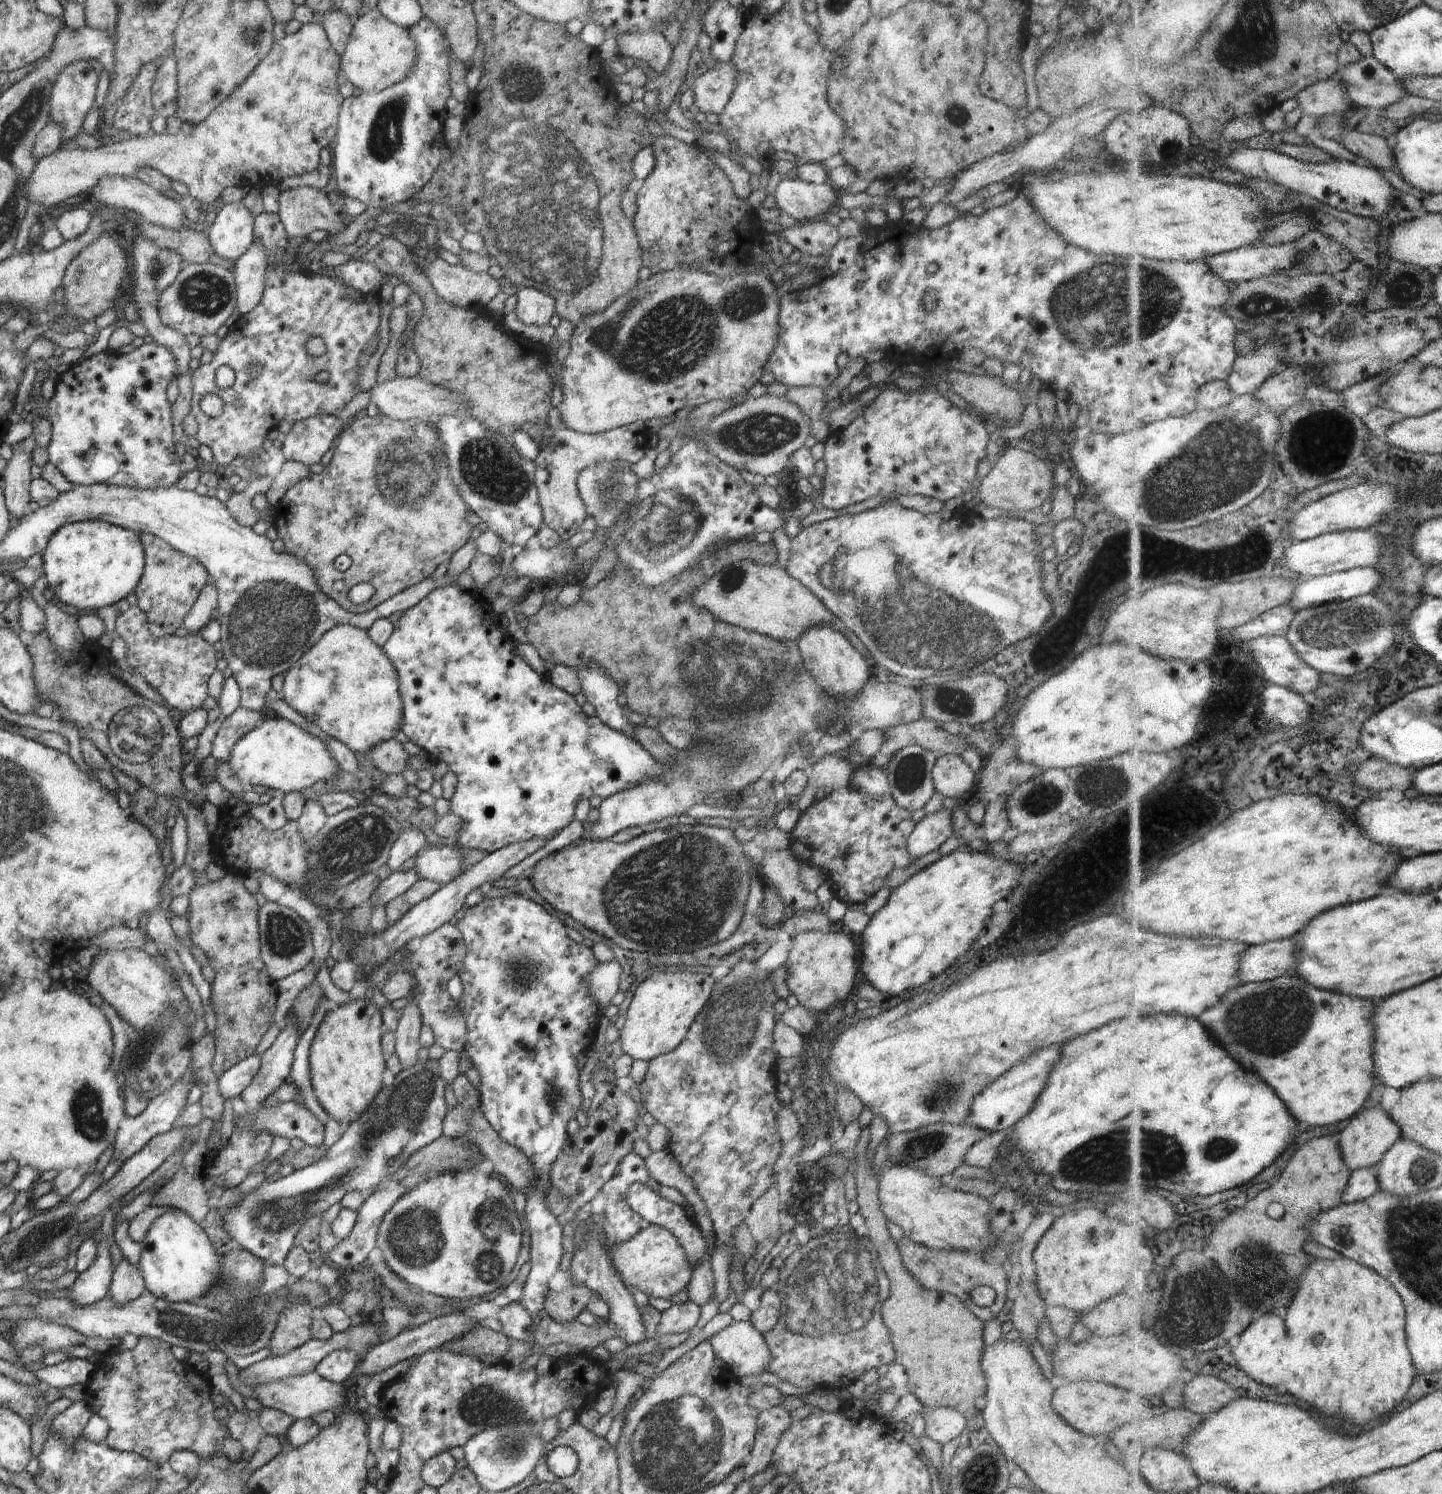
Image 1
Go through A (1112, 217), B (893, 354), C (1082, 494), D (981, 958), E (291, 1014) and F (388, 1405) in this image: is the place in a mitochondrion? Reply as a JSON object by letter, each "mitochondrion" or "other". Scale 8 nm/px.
{"A":"other","B":"other","C":"other","D":"other","E":"other","F":"other"}

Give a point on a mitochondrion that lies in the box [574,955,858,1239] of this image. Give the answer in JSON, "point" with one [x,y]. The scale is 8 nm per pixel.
{"point":[726,1039]}

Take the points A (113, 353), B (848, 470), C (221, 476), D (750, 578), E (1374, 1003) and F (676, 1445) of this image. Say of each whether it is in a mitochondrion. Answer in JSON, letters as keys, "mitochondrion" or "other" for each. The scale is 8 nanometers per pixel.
{"A":"other","B":"other","C":"other","D":"other","E":"other","F":"mitochondrion"}

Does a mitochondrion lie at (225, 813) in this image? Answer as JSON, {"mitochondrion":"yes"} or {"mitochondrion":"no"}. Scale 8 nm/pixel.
{"mitochondrion":"no"}

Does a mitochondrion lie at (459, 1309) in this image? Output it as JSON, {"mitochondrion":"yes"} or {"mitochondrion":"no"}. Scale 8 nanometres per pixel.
{"mitochondrion":"no"}

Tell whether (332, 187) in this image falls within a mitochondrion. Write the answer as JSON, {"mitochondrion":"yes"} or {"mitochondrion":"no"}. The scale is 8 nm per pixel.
{"mitochondrion":"no"}

